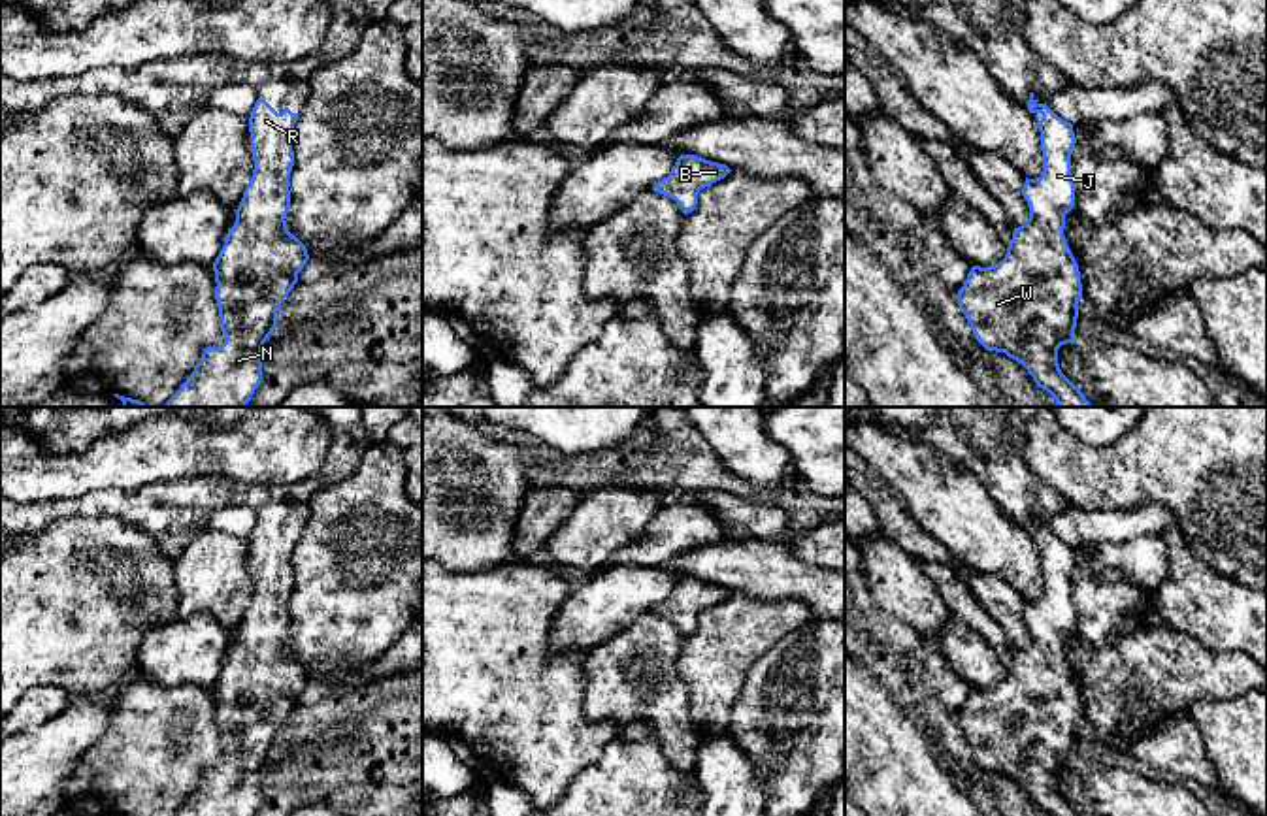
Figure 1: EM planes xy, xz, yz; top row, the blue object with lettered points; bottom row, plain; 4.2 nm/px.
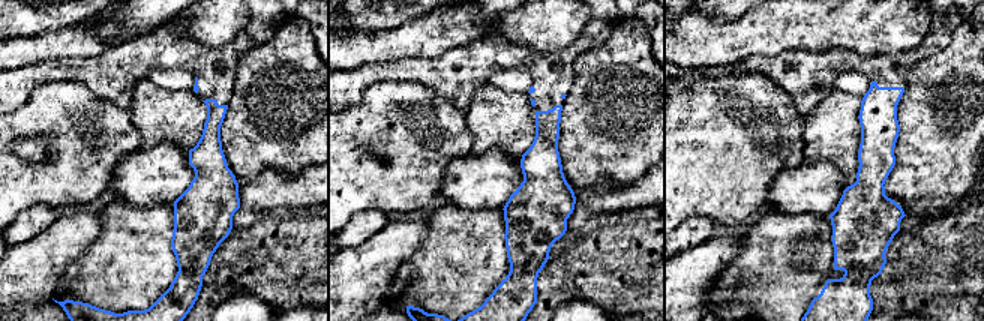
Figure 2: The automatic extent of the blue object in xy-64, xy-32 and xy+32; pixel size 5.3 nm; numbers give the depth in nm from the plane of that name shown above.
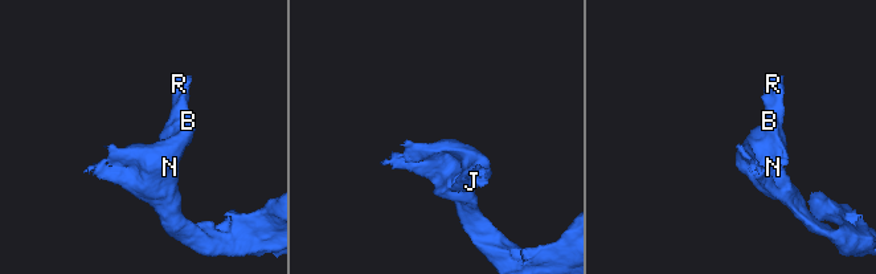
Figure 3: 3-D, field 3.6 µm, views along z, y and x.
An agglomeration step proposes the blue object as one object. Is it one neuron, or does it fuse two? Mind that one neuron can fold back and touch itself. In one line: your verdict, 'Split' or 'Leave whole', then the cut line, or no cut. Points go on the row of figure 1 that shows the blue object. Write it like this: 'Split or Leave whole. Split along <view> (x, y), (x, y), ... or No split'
Leave whole. No split

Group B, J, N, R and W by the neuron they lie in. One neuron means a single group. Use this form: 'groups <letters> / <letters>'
groups B J N R W

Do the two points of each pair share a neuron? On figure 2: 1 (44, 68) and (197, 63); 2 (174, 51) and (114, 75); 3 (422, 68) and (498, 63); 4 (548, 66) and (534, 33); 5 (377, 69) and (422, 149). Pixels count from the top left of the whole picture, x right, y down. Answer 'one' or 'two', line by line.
1: one
2: one
3: one
4: two
5: two

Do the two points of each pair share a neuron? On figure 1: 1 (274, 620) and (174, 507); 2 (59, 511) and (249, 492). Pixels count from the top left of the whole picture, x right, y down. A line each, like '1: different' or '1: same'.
1: same
2: same

